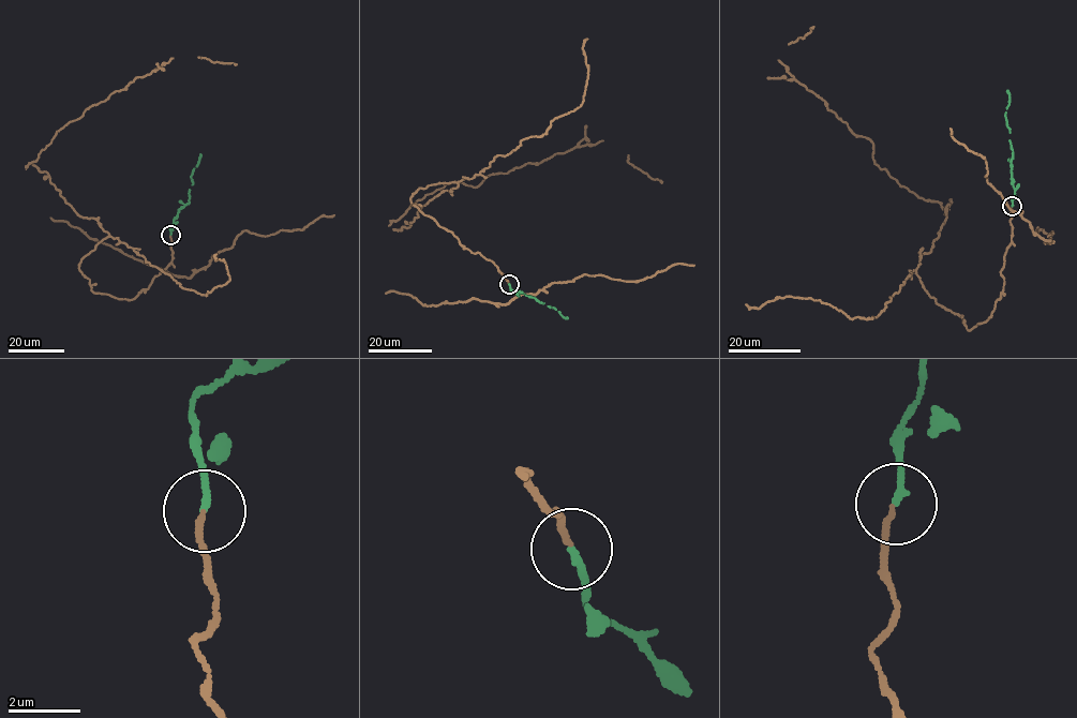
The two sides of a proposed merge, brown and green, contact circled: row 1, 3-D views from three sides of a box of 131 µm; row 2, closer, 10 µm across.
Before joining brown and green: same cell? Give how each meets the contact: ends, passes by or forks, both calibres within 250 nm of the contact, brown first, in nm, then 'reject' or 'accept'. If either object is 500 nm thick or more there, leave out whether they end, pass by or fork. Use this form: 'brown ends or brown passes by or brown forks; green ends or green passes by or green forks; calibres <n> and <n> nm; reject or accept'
brown ends; green ends; calibres 140 and 190 nm; accept

